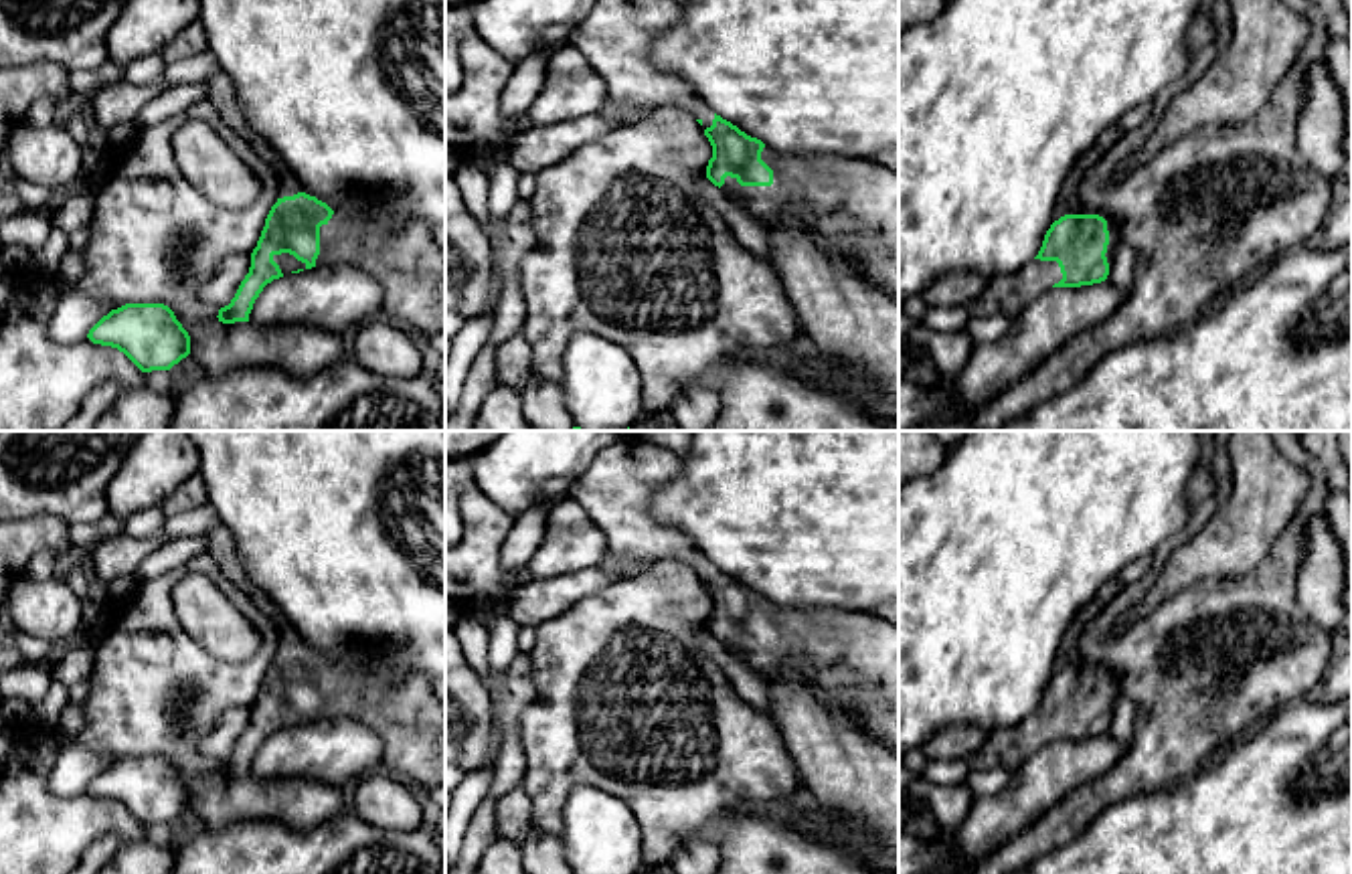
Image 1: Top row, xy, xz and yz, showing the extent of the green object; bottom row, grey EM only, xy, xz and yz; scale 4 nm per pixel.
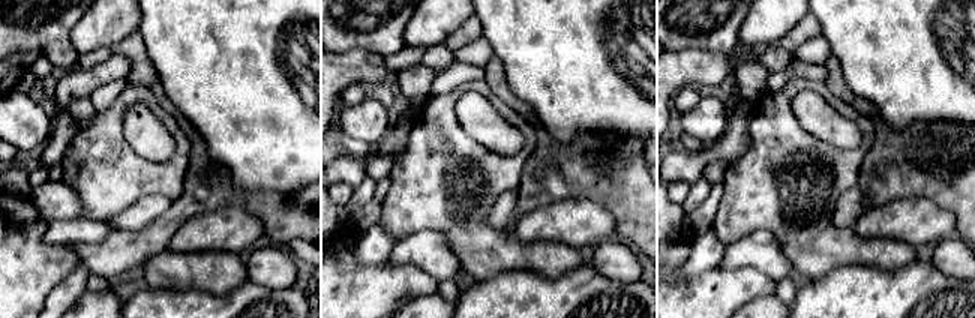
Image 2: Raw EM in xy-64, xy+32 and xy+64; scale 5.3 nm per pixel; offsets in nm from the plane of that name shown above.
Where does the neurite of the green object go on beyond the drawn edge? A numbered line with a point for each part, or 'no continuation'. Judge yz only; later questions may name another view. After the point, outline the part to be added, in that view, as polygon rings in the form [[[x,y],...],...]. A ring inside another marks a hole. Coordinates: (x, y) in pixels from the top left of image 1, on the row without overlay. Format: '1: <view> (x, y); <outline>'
1: yz (1021, 741); [[[1034,712],[998,736],[1002,759],[1018,765],[1063,732],[1057,714]]]

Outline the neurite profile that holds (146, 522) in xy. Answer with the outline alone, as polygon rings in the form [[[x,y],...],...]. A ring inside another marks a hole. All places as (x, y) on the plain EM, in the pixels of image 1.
[[[160,506],[140,508],[125,520],[123,534],[132,538],[152,538],[160,534],[166,518],[168,514]]]

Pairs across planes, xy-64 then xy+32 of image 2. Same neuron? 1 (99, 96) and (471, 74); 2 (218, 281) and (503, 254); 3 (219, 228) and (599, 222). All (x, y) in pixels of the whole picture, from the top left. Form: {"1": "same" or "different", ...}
{"1": "same", "2": "same", "3": "same"}

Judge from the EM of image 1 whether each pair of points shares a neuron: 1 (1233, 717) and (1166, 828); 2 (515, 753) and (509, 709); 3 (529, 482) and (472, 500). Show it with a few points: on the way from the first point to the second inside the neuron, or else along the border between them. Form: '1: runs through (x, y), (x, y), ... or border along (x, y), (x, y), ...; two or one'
1: border along (1243, 737), (1189, 777), (1162, 788); two
2: runs through (511, 743), (509, 719); one
3: border along (474, 482), (515, 518); two

